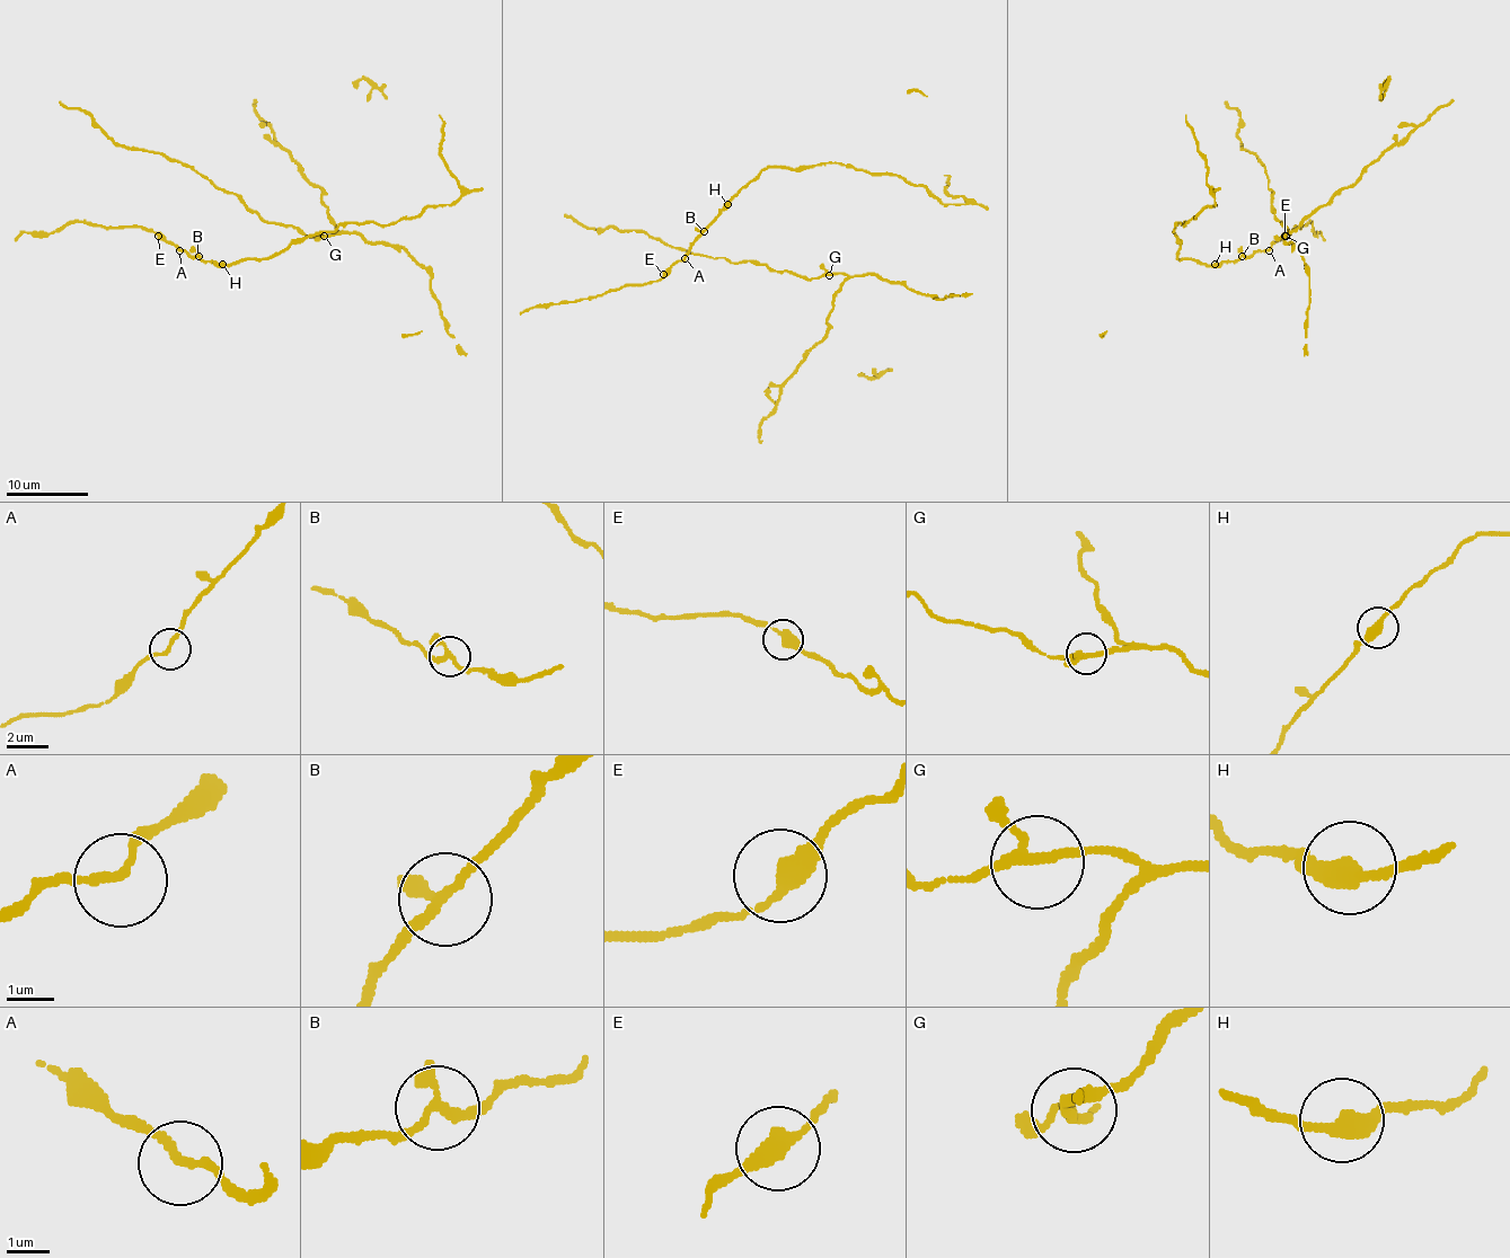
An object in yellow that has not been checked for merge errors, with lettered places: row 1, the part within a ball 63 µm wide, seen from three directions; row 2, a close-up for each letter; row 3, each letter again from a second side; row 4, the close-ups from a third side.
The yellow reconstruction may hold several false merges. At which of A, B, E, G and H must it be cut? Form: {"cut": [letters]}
{"cut": []}

